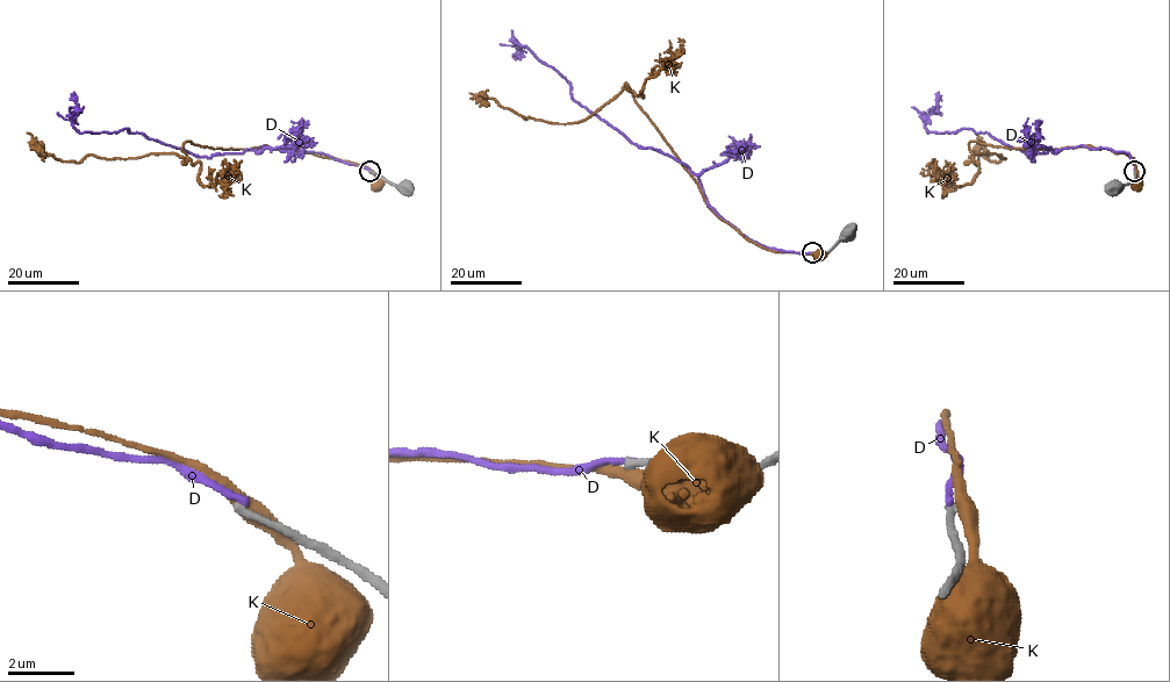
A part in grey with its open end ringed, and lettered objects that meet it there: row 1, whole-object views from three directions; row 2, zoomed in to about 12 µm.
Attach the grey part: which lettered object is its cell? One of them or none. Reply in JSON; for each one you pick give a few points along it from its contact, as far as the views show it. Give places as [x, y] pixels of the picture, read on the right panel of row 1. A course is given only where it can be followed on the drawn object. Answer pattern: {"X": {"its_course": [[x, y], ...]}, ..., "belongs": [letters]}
{"belongs": []}

